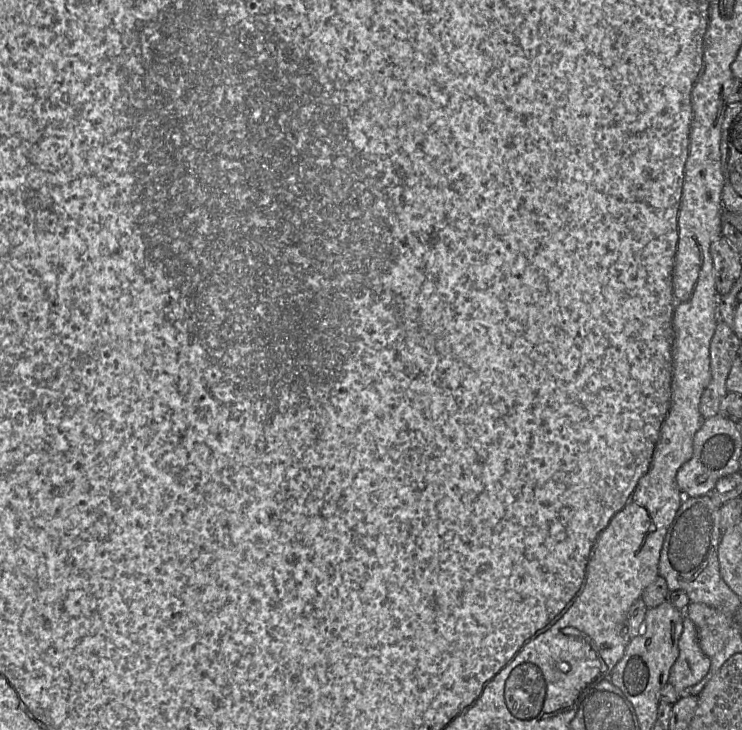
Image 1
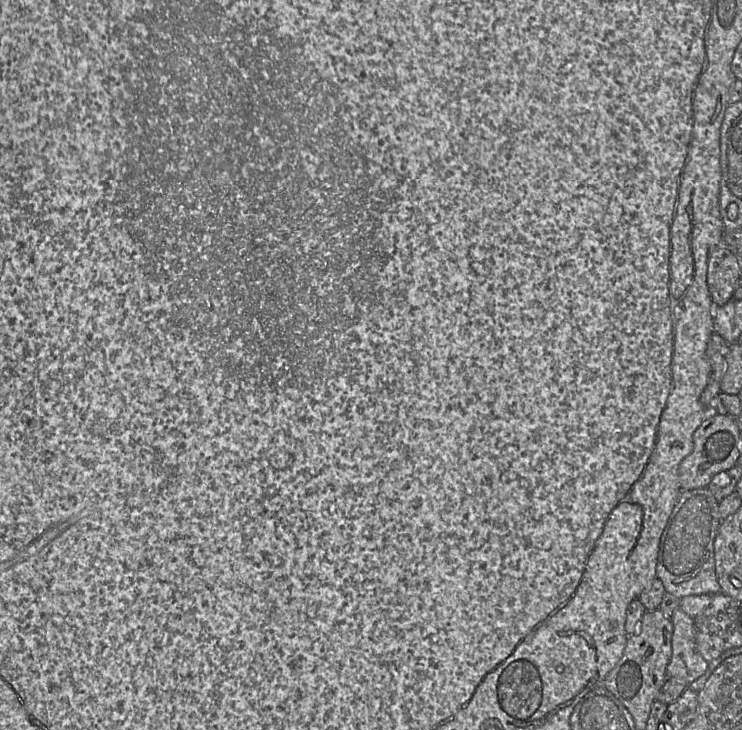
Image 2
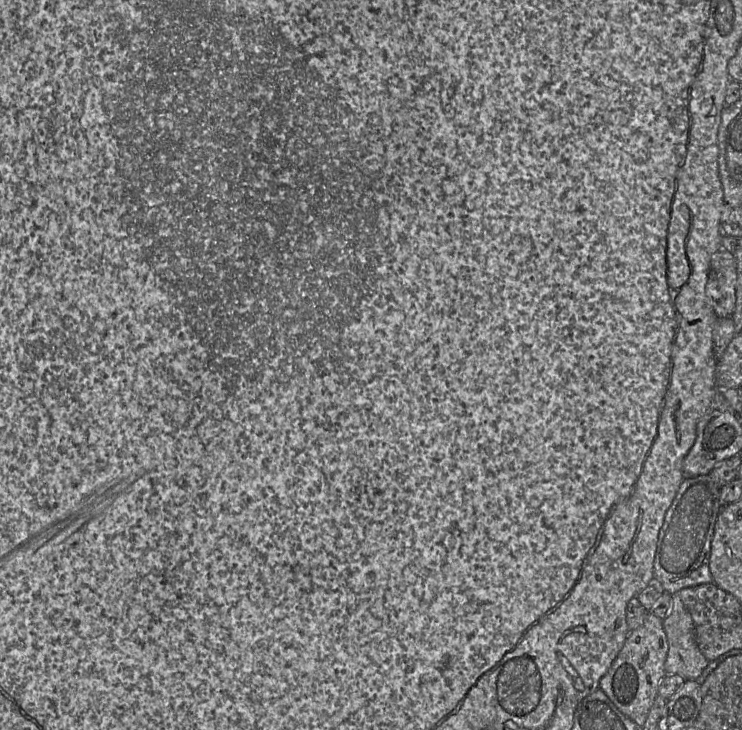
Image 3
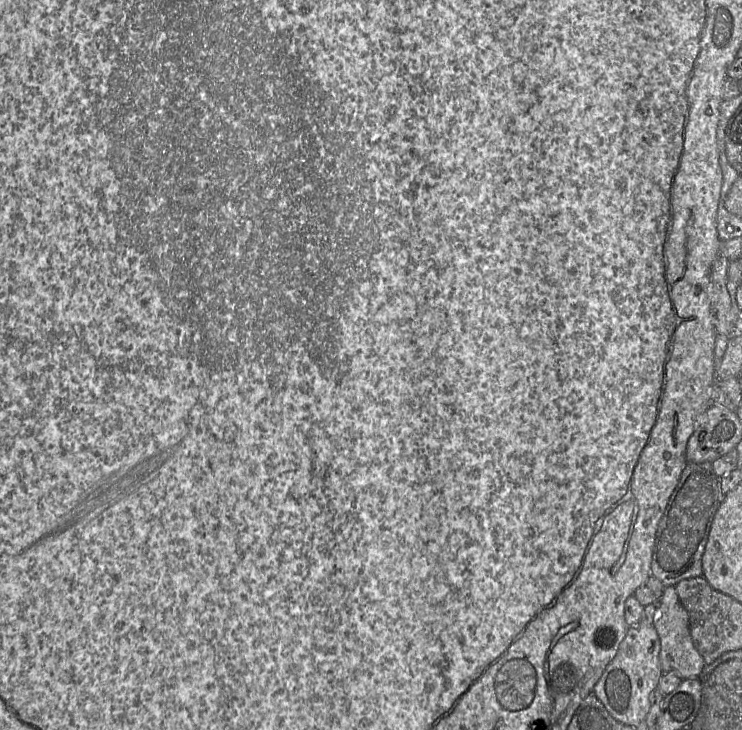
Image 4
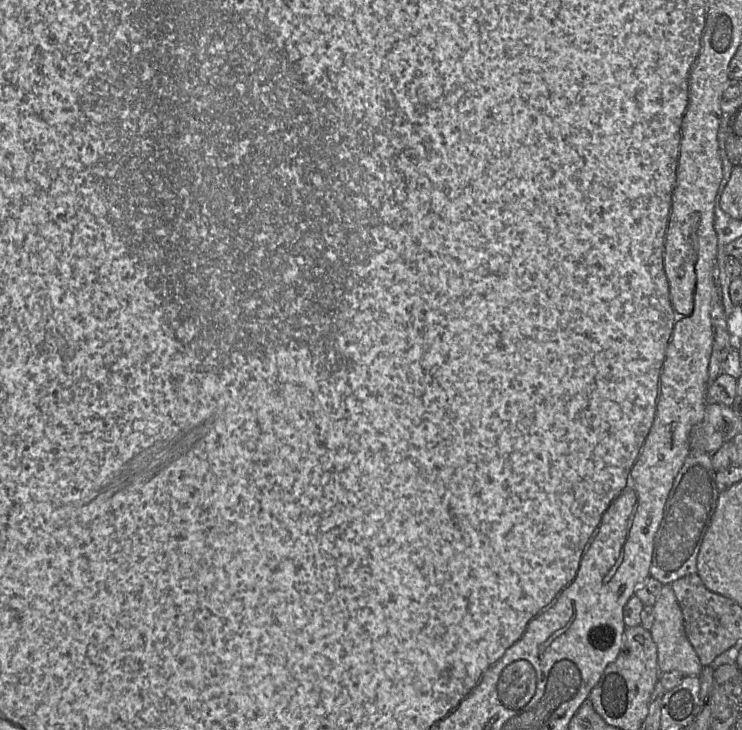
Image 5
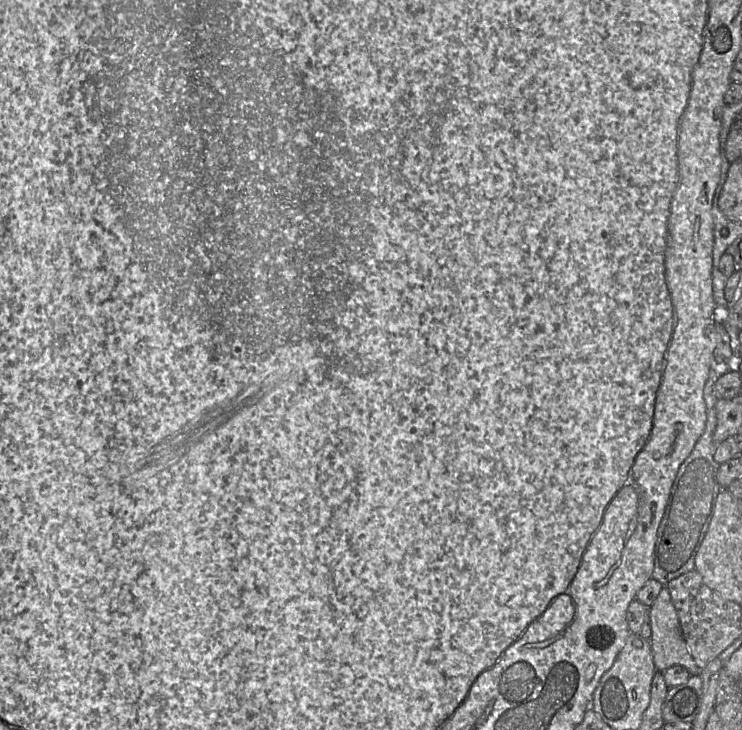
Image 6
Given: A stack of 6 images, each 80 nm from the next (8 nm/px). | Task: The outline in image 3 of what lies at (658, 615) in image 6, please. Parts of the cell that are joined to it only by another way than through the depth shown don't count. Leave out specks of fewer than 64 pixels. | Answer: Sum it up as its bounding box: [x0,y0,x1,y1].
[663,593,710,680]

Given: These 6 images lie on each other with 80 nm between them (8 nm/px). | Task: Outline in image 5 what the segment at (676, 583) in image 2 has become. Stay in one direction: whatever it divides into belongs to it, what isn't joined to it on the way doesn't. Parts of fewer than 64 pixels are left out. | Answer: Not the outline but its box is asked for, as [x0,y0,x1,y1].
[650,451,719,585]

